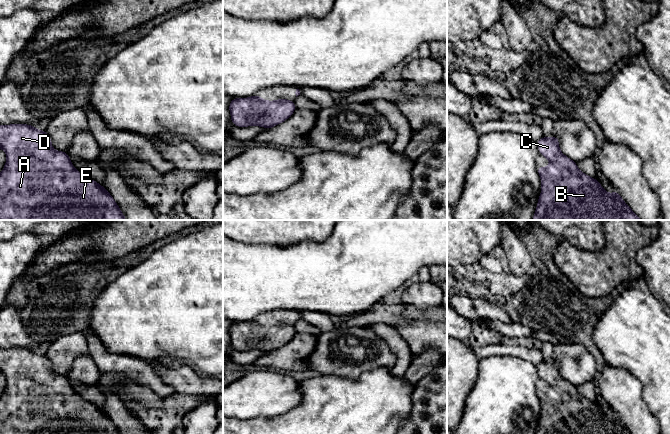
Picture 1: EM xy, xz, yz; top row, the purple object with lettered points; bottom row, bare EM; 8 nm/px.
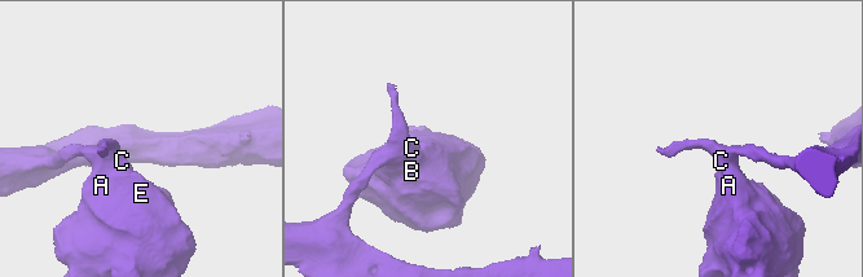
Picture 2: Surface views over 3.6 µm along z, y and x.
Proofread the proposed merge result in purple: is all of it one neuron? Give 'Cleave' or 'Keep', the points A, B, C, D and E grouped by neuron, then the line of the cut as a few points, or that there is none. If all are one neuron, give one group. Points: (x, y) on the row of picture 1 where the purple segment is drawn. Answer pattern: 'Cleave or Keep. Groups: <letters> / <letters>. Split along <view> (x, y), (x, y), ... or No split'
Keep. Groups: A B C D E. No split

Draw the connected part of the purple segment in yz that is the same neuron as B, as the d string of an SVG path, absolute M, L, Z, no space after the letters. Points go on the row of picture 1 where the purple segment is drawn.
M543 136L536 143L539 153L546 157L551 165L537 167L541 177L541 194L533 220L642 220L617 191L607 193L596 178L581 172L576 162L561 152L557 136Z

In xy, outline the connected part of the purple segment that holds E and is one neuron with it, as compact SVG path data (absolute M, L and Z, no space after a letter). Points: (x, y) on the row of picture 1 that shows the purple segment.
M28 124L0 125L0 148L7 155L7 161L0 173L0 220L126 220L118 204L102 185L79 173L72 165L67 152L52 148L51 138L45 130L38 130Z

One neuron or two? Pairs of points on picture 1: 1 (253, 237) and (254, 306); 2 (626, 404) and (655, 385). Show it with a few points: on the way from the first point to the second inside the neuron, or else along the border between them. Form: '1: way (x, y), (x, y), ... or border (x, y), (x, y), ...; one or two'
1: border (233, 239), (249, 244), (277, 245); two
2: border (630, 374), (641, 384), (642, 400), (653, 415); two

